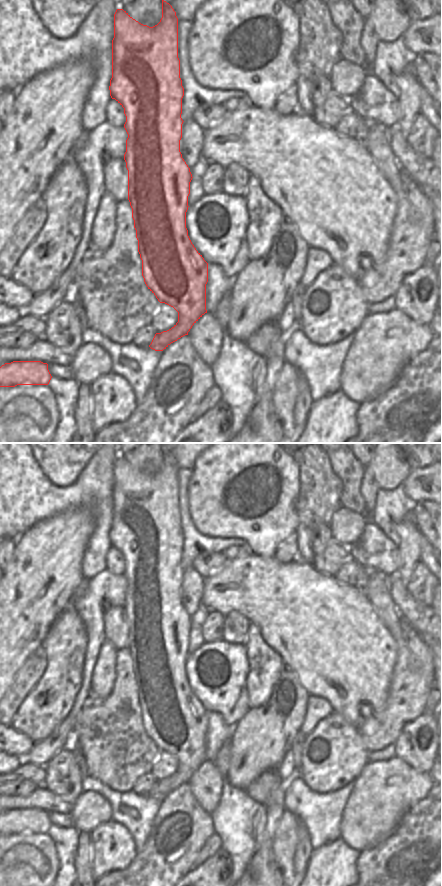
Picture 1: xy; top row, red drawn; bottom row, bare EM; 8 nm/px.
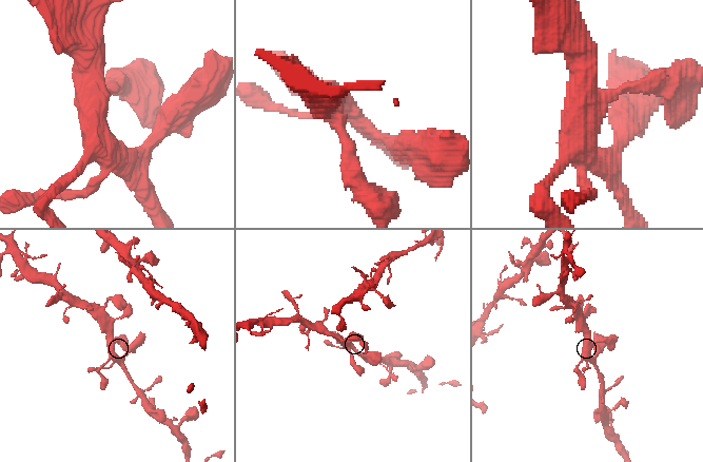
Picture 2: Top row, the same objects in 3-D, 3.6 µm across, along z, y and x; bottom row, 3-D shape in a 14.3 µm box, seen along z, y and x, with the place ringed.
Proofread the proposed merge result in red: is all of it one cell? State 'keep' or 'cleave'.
keep

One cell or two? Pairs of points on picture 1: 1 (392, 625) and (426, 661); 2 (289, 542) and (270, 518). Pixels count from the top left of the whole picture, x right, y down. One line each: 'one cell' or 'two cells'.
1: two cells
2: two cells

